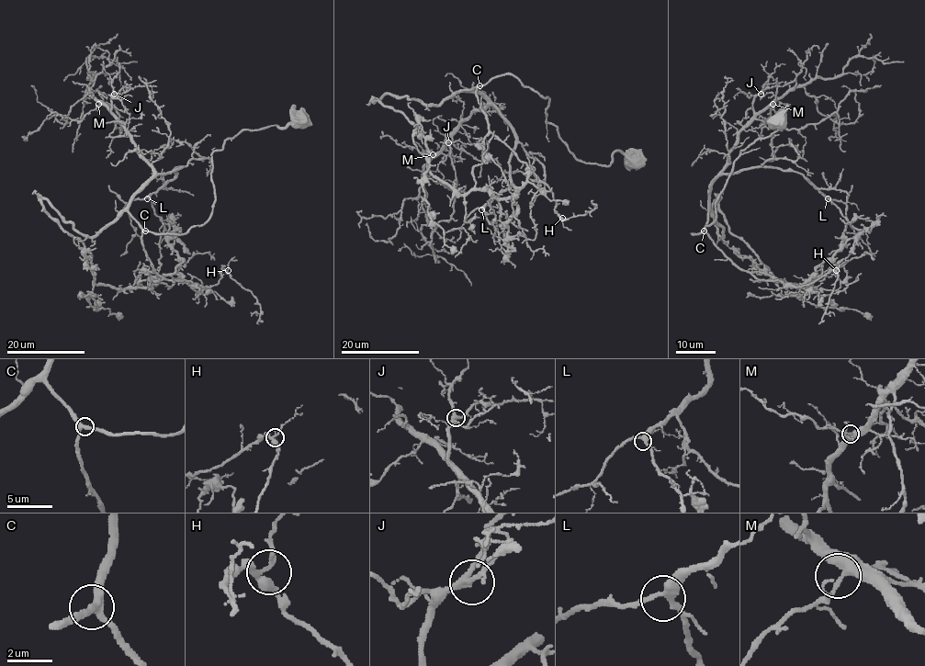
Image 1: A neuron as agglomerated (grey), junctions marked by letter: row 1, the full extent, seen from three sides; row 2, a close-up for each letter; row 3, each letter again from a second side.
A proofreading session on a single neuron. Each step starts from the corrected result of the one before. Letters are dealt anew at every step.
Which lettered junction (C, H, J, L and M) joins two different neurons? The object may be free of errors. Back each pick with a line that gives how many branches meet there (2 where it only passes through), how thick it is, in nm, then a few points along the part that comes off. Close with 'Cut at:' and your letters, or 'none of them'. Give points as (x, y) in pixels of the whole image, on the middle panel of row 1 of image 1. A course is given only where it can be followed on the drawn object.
Cut at: none of them

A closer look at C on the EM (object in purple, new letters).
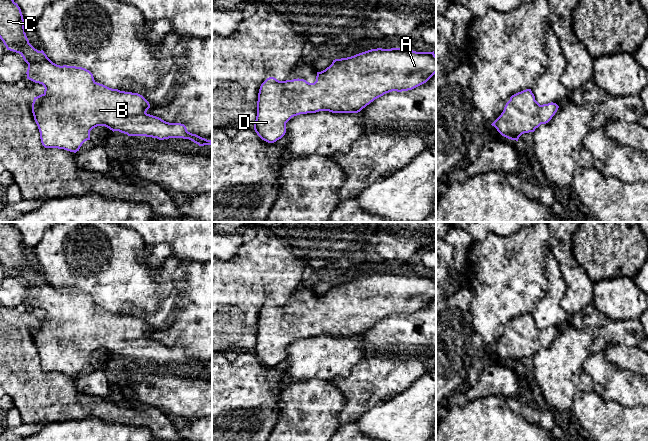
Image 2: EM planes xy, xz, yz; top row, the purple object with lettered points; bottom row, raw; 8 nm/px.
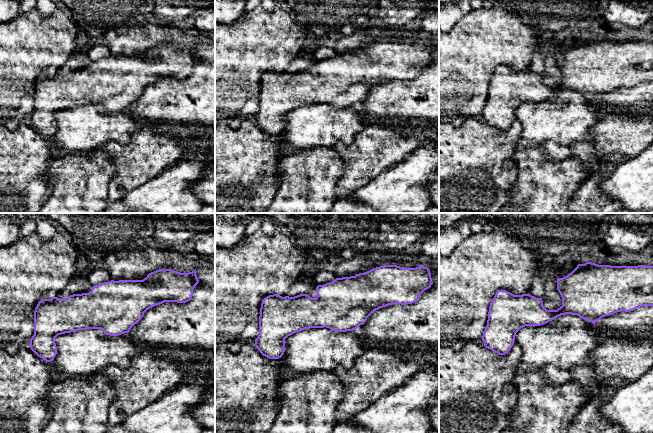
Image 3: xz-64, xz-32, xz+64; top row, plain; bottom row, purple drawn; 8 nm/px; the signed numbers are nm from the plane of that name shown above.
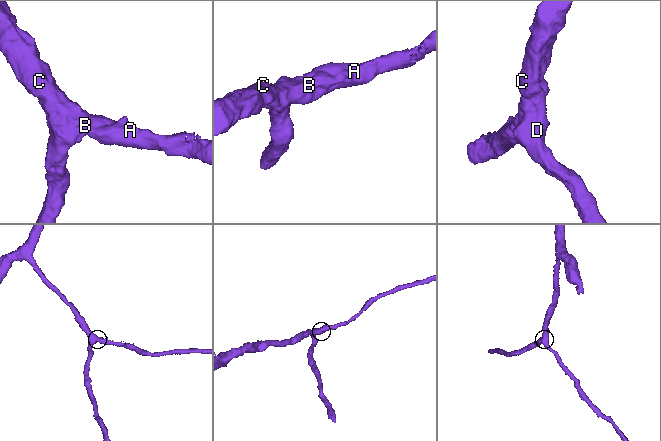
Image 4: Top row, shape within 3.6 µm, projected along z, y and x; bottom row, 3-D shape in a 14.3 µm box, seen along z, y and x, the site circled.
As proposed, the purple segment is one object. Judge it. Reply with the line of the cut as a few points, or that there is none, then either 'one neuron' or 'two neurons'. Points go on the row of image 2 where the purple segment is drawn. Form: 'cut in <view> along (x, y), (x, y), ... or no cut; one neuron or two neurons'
no cut; one neuron

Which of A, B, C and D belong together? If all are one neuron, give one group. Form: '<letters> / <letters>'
A B C D

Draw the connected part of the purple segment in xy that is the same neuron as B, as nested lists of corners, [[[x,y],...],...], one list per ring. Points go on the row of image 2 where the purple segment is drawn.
[[[0,0],[0,39],[7,50],[19,53],[28,64],[27,79],[42,84],[44,93],[34,97],[32,113],[40,132],[41,143],[45,148],[58,148],[76,153],[82,144],[90,140],[90,131],[97,126],[105,126],[110,130],[119,131],[128,136],[146,136],[159,140],[169,138],[189,139],[199,146],[211,145],[212,140],[207,140],[187,131],[184,124],[169,123],[159,117],[147,114],[150,108],[149,102],[140,94],[120,91],[109,88],[94,80],[93,74],[82,67],[57,65],[53,63],[43,50],[38,51],[30,43],[25,33],[24,19],[20,7],[14,0]]]

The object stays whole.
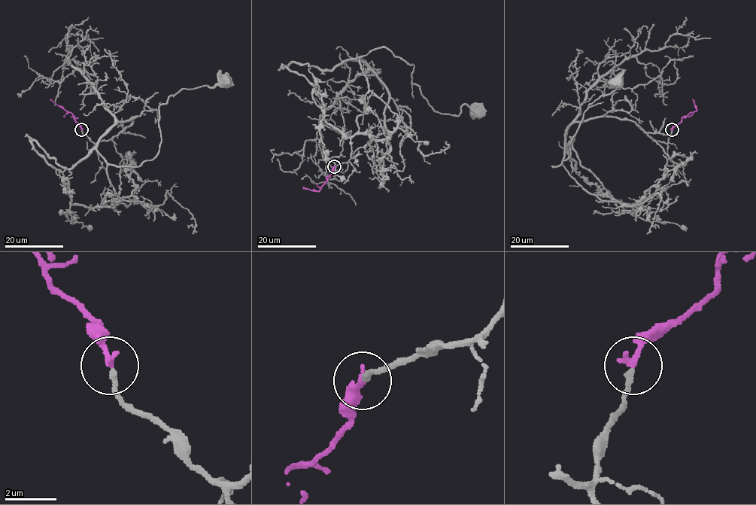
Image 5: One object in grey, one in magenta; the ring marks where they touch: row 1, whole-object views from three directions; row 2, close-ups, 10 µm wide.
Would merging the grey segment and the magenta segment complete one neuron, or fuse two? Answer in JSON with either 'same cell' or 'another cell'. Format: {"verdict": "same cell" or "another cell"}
{"verdict": "same cell"}

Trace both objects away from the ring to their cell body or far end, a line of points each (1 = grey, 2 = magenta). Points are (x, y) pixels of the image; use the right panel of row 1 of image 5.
1: (672, 130), (663, 143), (632, 120), (575, 120), (553, 167), (569, 156), (588, 106), (617, 80)
2: (672, 129), (683, 117), (696, 110), (692, 98)

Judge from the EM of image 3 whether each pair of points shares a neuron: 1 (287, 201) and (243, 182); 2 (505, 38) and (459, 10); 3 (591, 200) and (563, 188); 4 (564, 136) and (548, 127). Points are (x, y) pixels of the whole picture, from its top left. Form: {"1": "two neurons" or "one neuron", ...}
{"1": "two neurons", "2": "two neurons", "3": "two neurons", "4": "one neuron"}

